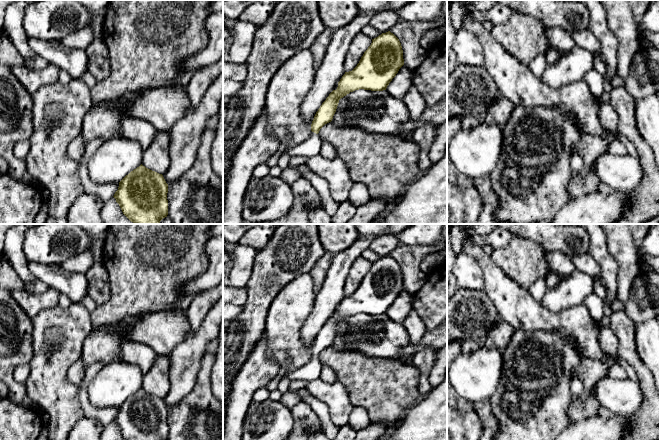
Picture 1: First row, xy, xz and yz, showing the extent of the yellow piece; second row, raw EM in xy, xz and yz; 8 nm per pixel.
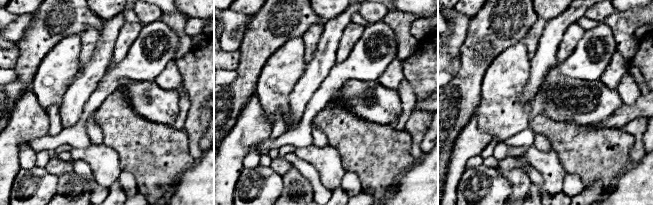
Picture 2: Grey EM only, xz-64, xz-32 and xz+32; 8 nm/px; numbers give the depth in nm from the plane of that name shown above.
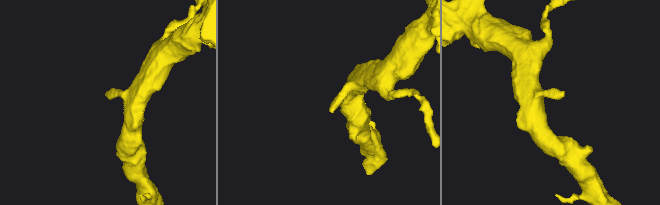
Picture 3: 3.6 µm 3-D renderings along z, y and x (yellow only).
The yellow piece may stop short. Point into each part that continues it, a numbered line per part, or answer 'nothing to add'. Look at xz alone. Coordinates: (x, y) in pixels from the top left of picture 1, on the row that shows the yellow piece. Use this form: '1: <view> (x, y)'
1: xz (311, 147)

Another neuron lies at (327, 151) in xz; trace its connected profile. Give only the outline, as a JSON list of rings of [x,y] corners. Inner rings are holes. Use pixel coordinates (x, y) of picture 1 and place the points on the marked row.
[[[324,141],[321,145],[320,155],[331,160],[336,157],[336,150],[329,142]]]

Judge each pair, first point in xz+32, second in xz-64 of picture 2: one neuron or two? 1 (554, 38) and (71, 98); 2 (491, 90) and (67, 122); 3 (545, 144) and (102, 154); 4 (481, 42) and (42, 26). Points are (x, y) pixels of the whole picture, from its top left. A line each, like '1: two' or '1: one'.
1: one
2: two
3: two
4: one

